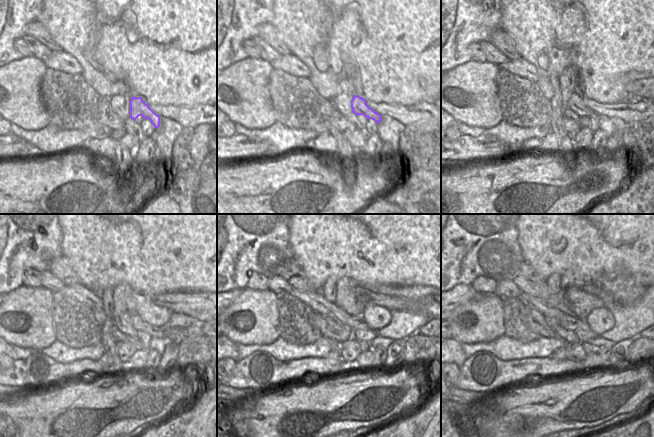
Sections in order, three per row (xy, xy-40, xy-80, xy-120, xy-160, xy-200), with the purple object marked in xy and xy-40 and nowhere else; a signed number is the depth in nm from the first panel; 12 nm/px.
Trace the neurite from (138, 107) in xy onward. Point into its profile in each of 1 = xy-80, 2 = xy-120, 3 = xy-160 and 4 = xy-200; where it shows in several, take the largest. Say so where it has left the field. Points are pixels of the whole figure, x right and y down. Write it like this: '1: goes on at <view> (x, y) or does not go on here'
1: goes on at xy-80 (575, 103)
2: goes on at xy-120 (123, 323)
3: goes on at xy-160 (315, 300)
4: goes on at xy-200 (544, 308)

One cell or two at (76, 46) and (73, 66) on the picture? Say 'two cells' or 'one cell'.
two cells

